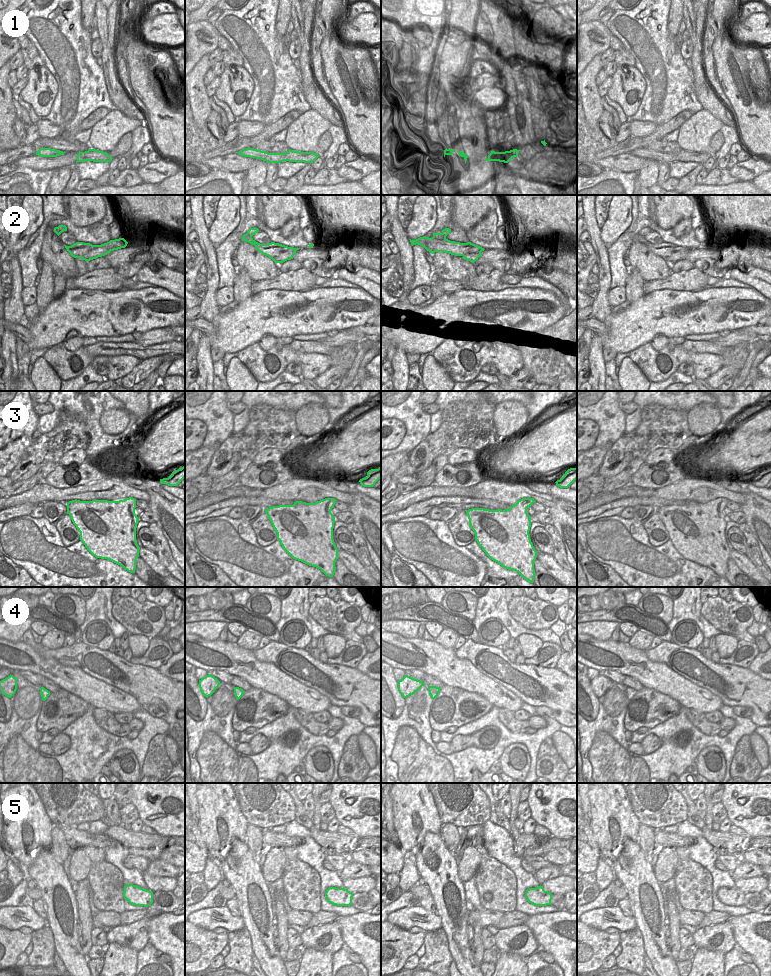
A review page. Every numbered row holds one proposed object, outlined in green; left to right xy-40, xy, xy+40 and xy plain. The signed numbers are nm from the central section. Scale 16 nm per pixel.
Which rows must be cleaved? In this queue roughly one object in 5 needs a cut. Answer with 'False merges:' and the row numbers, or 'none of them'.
False merges: none of them

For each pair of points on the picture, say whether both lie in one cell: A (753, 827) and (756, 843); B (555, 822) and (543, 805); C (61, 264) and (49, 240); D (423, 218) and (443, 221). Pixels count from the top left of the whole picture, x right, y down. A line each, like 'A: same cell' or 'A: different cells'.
A: different cells
B: same cell
C: same cell
D: different cells

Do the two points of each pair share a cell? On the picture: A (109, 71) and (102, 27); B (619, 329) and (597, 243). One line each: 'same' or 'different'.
A: same
B: different

